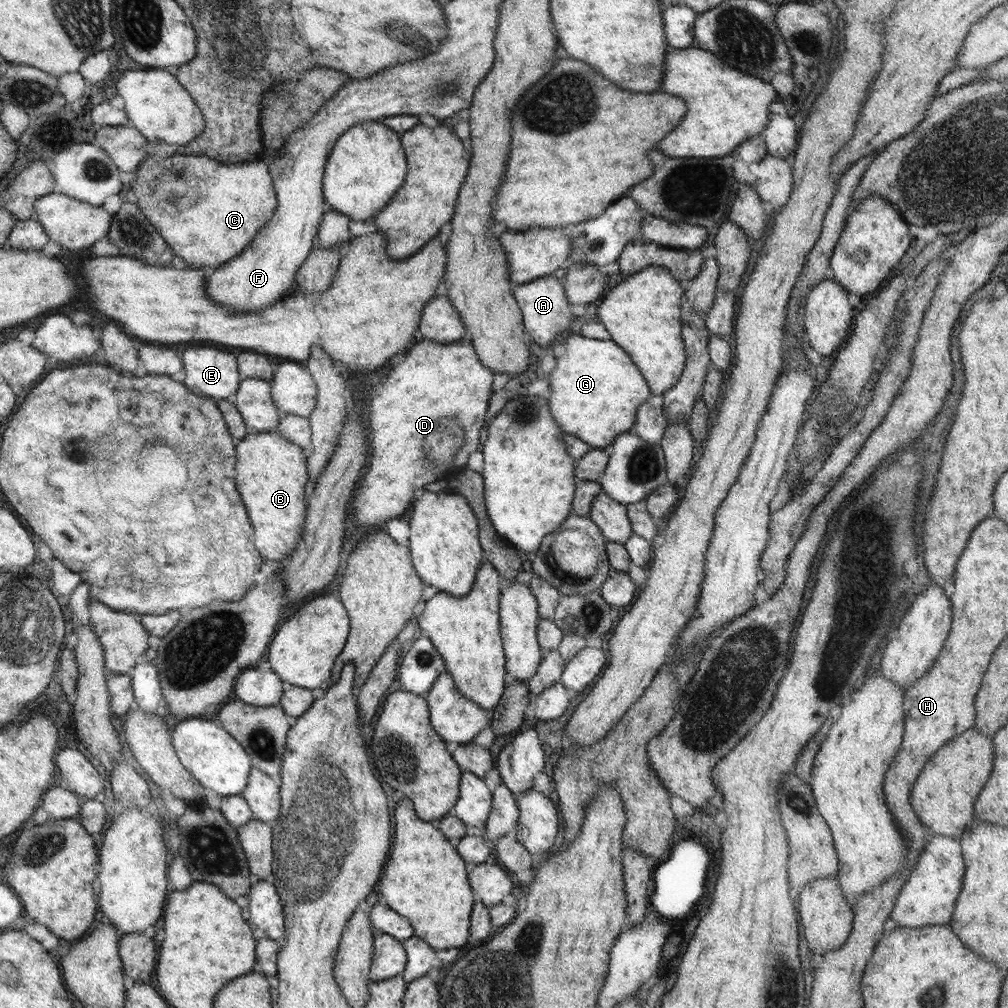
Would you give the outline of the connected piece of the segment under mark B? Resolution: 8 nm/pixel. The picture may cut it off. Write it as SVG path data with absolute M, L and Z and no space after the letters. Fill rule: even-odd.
M217 399L217 407L224 414L225 423L230 432L239 438L236 444L236 488L244 500L244 506L248 510L250 520L254 520L254 534L256 534L255 547L262 553L266 560L286 561L292 551L300 546L302 538L302 526L306 516L306 492L304 486L308 482L308 469L306 468L306 456L302 454L302 448L286 440L279 432L251 432L245 423L241 411L237 405L227 400Z

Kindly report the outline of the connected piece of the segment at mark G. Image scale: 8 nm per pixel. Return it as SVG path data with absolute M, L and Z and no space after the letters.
M570 336L566 354L550 374L550 410L560 428L587 442L592 449L609 450L614 439L634 426L640 406L651 397L646 379L630 356L610 340Z

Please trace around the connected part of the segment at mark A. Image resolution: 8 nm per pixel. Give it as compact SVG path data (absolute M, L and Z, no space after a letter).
M555 275L540 277L524 284L518 283L514 285L512 294L523 314L522 326L536 344L548 346L560 332L570 328L574 314L570 310L570 302L566 298L564 285Z

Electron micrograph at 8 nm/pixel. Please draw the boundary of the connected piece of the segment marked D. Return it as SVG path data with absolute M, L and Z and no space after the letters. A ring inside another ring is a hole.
M426 338L414 341L405 360L391 372L385 370L381 374L386 378L382 389L374 390L367 399L370 460L353 502L356 524L364 530L376 526L377 531L385 529L386 520L402 516L410 502L415 500L416 488L438 481L449 470L467 465L468 457L478 448L480 430L488 423L486 411L495 377L494 372L482 364L470 341L440 344Z

